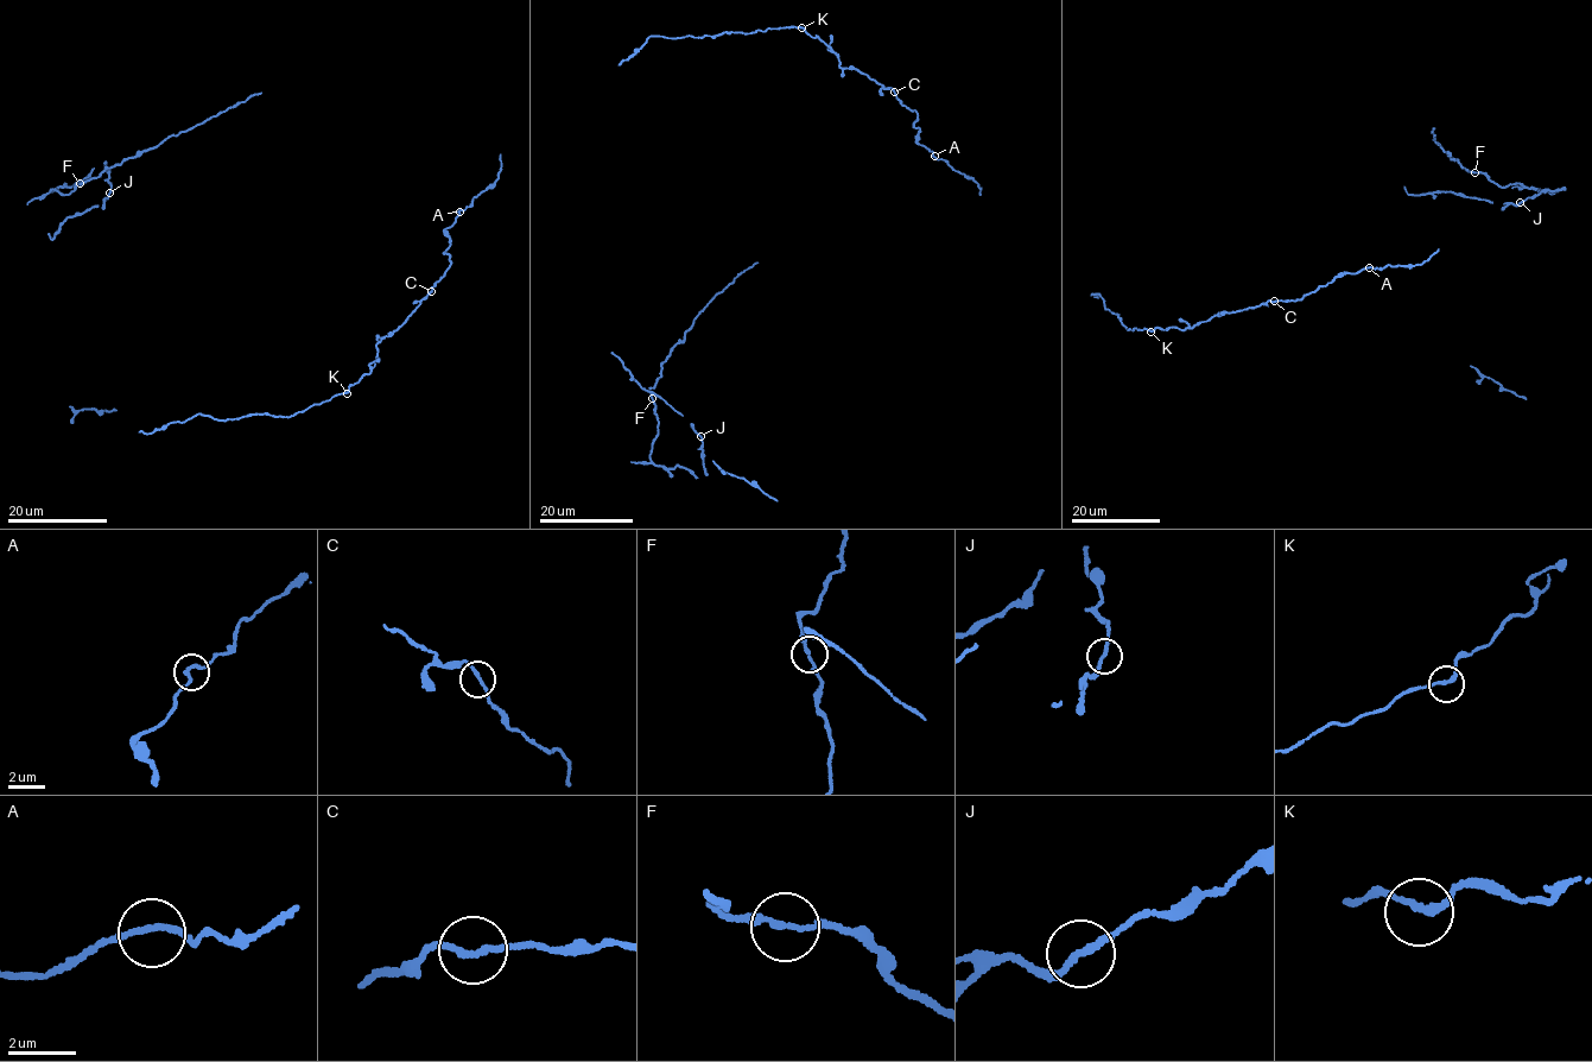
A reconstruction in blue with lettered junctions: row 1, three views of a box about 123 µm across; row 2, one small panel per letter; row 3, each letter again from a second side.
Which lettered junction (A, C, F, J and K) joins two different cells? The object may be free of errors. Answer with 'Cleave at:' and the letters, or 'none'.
Cleave at: none

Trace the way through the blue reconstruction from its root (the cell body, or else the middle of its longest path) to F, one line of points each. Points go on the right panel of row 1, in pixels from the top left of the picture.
F: (1432, 132), (1447, 155), (1475, 172)

